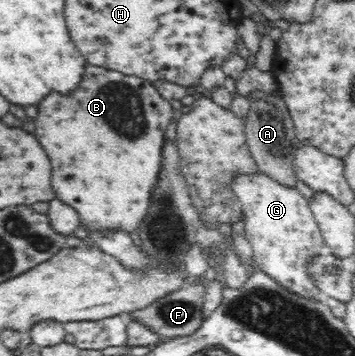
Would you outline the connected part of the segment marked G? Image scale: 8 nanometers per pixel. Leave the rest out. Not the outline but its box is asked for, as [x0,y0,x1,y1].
[231,172,324,302]

